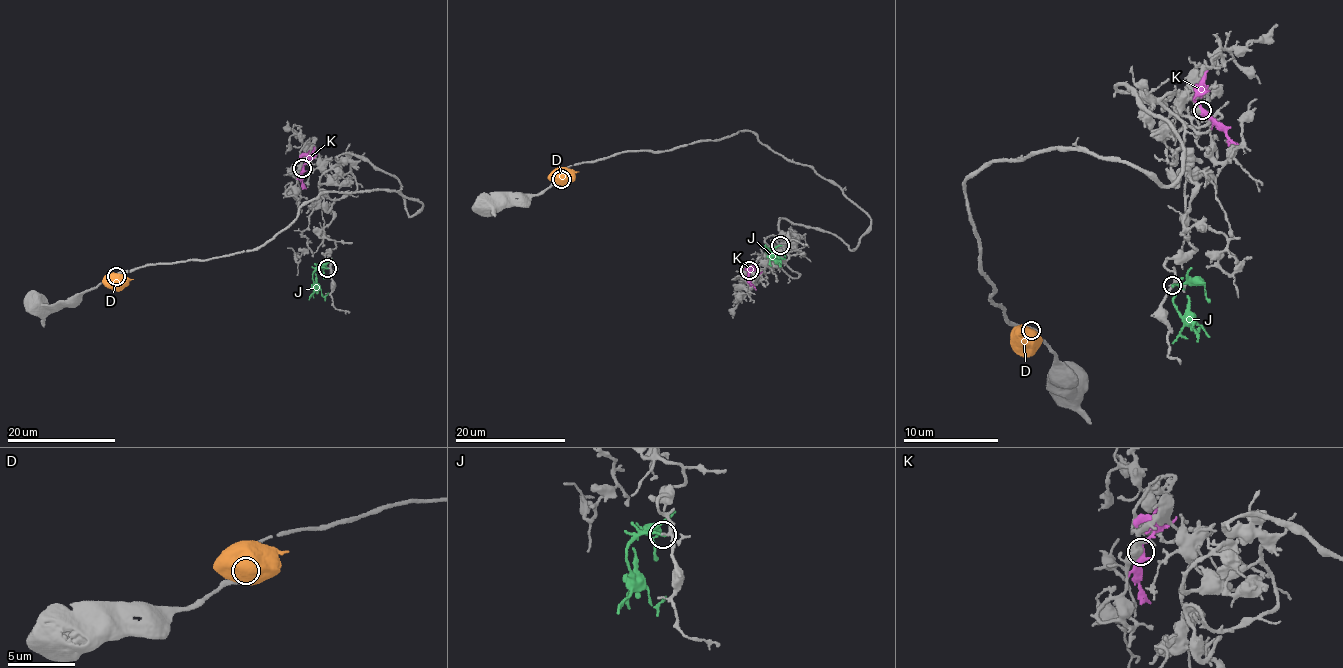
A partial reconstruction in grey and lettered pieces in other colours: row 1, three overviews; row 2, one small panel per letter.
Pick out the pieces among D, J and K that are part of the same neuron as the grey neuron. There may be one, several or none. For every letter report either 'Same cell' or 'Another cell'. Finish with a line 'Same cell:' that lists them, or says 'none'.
D: Another cell
J: Same cell
K: Another cell
Same cell: J

